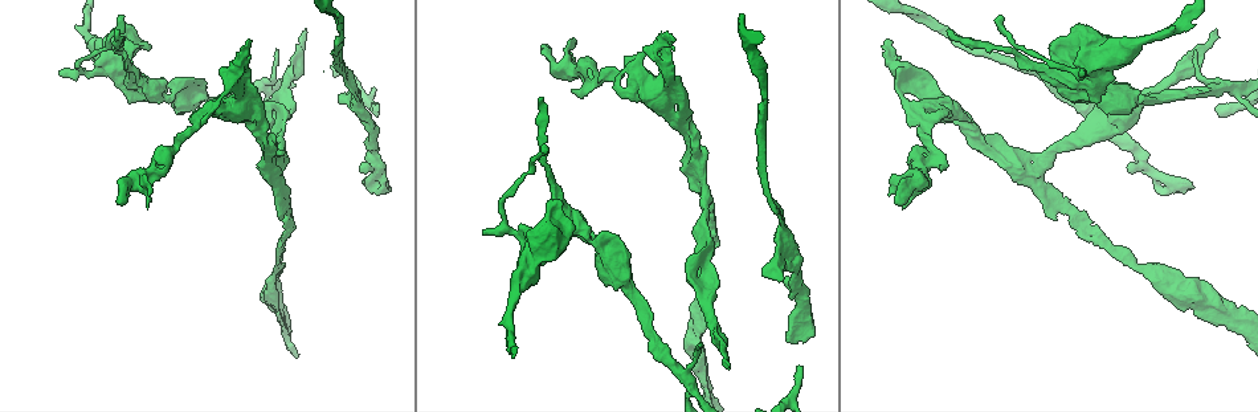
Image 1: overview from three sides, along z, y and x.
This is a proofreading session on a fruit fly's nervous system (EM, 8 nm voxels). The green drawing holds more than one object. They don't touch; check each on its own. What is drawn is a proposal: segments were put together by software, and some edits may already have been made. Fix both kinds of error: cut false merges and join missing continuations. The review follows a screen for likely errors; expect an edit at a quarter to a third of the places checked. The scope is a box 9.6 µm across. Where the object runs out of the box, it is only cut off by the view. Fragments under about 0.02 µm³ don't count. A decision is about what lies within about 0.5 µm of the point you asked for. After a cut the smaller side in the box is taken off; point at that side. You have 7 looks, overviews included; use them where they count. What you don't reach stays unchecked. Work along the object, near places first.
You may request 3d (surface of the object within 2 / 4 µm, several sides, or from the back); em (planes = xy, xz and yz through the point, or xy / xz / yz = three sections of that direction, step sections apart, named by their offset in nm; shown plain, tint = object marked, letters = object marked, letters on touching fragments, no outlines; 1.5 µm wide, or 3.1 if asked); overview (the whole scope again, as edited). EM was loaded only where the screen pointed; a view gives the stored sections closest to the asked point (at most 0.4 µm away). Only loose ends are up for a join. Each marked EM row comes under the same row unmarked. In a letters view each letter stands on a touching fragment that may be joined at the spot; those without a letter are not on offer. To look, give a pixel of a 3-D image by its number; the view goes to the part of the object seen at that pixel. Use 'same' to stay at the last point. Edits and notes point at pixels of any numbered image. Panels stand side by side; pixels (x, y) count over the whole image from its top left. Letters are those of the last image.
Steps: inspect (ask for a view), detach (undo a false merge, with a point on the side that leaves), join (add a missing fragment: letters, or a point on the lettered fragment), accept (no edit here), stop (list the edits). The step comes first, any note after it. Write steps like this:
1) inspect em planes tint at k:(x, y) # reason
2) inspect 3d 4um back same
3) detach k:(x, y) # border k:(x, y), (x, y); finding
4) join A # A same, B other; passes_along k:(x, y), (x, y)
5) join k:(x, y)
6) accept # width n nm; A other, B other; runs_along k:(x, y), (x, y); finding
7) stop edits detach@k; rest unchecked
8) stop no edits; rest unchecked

inspect 3d 2um at 1:(689, 382) # narrows sharply

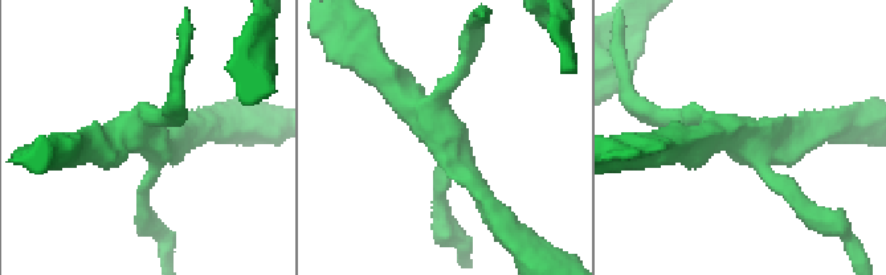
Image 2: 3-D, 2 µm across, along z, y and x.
inspect em planes tint at 2:(437, 134)

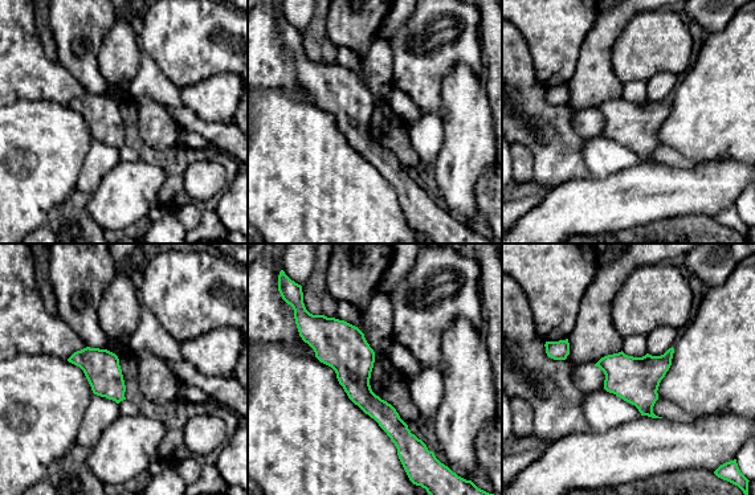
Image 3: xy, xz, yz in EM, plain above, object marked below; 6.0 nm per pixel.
inspect em planes letters same # what lies round it

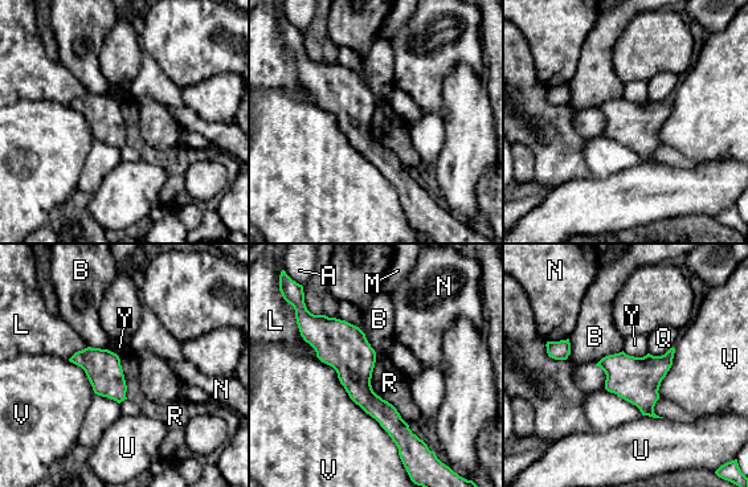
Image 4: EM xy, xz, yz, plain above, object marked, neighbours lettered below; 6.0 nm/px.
accept # A other, B other, L other, M other, N other, Q other, R other, U other, V other, Y other; runs_along 4:(301, 298), (393, 425); all the same neuron

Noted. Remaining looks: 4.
inspect 3d 4um at 1:(363, 114) # two arms in line, one across

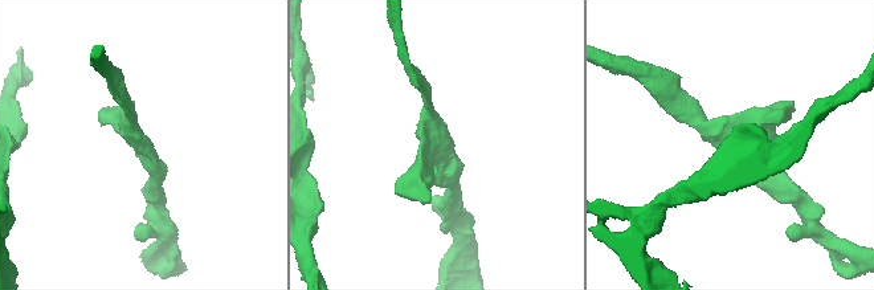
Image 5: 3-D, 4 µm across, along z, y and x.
inspect em planes tint at 5:(136, 140) # arms 3

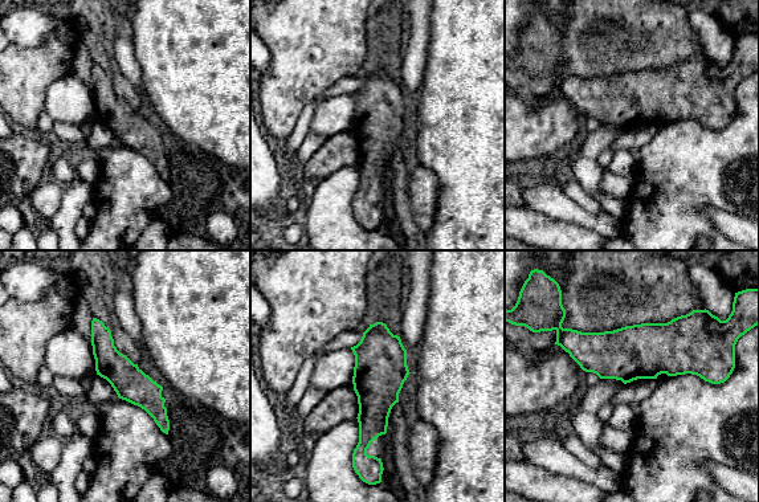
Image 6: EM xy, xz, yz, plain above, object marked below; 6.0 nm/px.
inspect em planes letters same # see the neighbours

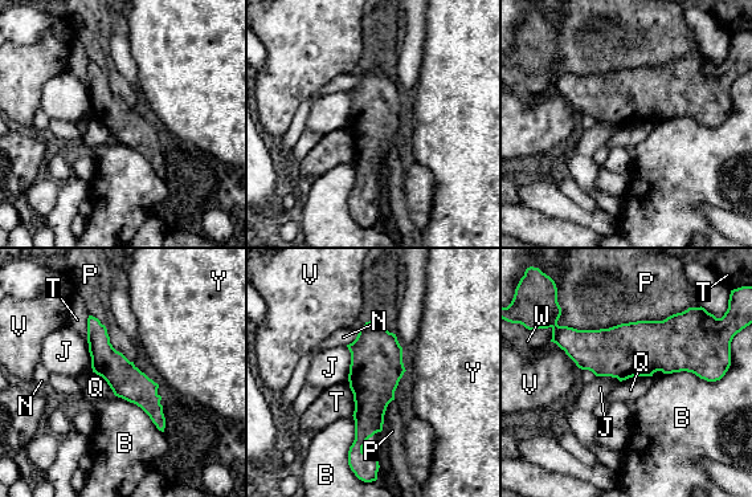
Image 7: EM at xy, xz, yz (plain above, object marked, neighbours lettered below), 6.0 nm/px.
accept # B other, J other, N other, P other, Q other, T other, V other, W other, Y other; border 7:(650, 375), (633, 375), (620, 382); continuous, no second neuron

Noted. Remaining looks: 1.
inspect em yz step 8 letters at 1:(248, 39)

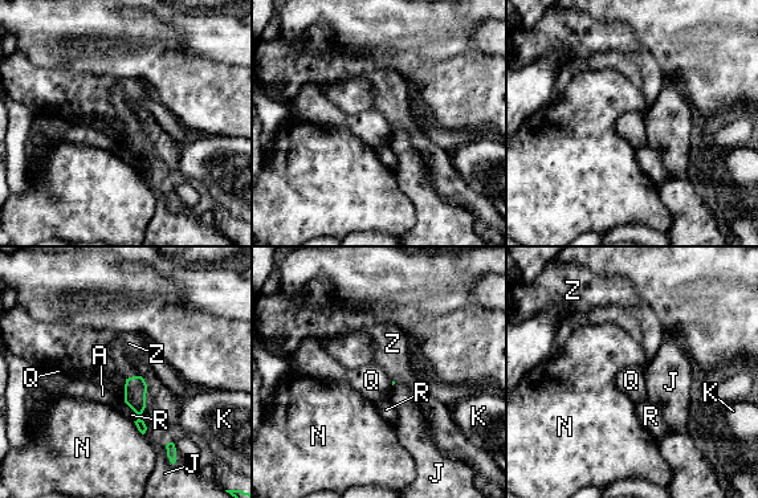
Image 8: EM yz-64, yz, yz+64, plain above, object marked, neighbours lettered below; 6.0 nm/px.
join Z # A other, J other, K other, N other, Q other, R other, Z same; the neuron continues

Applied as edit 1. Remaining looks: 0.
stop edits join@8; rest unchecked

